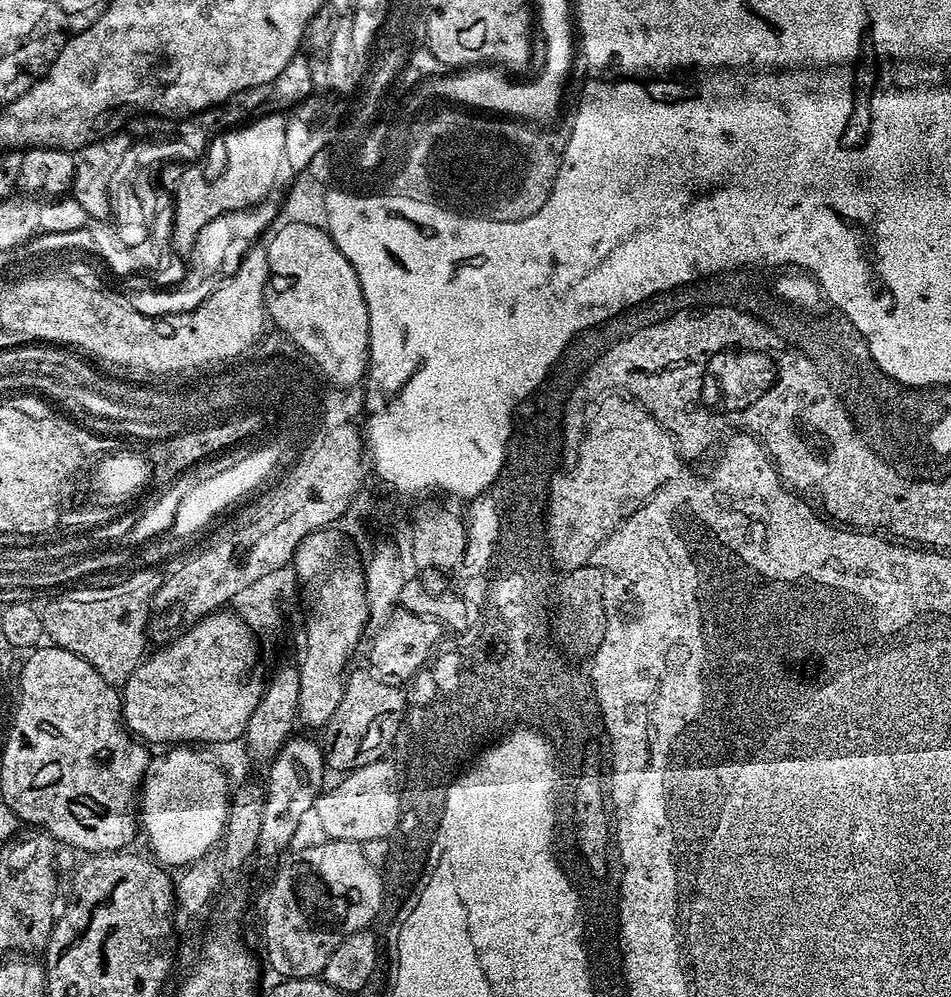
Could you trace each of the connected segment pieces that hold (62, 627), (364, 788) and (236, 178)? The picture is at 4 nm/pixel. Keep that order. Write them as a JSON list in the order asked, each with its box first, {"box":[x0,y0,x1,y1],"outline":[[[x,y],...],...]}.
[{"box":[43,570,158,686],"outline":[[[140,570],[137,576],[121,584],[112,584],[109,588],[69,587],[69,592],[43,605],[45,637],[55,647],[70,650],[70,654],[78,654],[78,658],[90,662],[90,666],[94,666],[108,684],[123,686],[145,659],[144,647],[150,644],[150,592],[140,584],[155,585],[158,580],[155,574],[152,570]]]},{"box":[314,760,396,845],"outline":[[[379,760],[363,765],[324,790],[314,800],[314,807],[322,820],[322,830],[330,840],[351,840],[364,845],[368,840],[388,840],[392,835],[396,819],[396,796],[394,793],[395,773]]]},{"box":[211,114,289,219],"outline":[[[264,114],[261,117],[261,120],[256,120],[245,128],[237,127],[223,137],[223,140],[225,139],[224,169],[211,177],[214,182],[212,217],[215,219],[229,212],[238,212],[256,206],[267,201],[269,196],[276,192],[272,180],[275,180],[281,160],[284,160],[283,152],[287,150],[289,121],[283,120],[284,116],[280,114]]]}]

